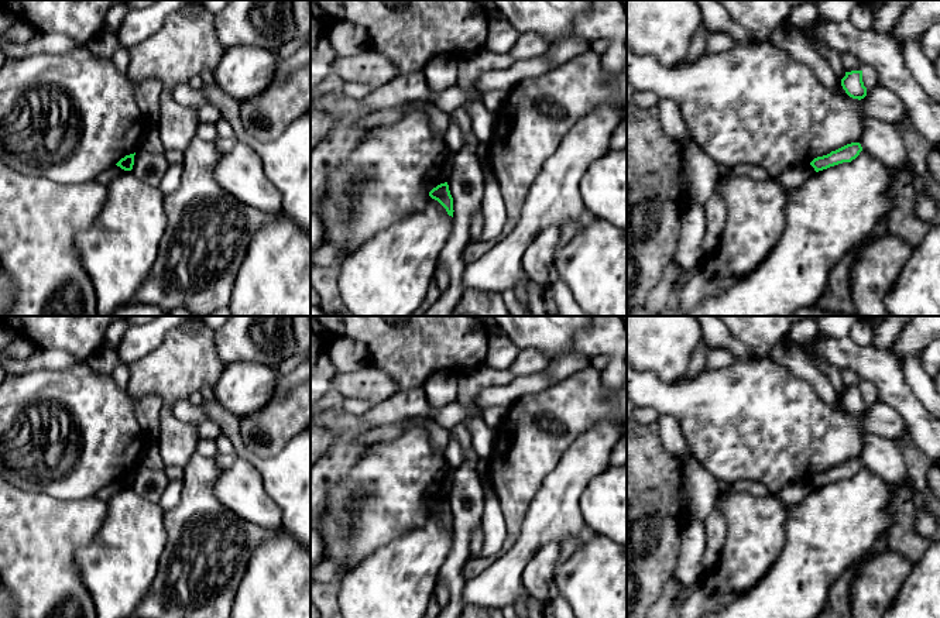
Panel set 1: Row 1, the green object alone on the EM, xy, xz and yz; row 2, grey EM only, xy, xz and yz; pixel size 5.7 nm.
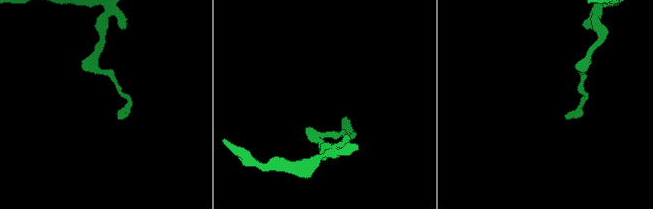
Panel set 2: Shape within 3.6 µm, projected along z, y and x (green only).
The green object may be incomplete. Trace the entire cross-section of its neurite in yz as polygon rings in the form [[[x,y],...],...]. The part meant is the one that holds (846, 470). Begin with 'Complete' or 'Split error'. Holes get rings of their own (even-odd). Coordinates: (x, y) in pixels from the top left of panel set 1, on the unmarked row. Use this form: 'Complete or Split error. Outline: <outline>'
Complete. Outline: [[[851,459],[836,467],[831,467],[827,471],[814,474],[810,481],[814,484],[816,488],[819,488],[843,478],[851,478],[860,471],[861,467],[862,463],[860,459]]]

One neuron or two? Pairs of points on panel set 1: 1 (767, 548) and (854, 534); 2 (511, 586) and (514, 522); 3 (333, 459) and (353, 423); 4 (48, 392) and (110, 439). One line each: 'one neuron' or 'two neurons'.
1: two neurons
2: two neurons
3: one neuron
4: one neuron

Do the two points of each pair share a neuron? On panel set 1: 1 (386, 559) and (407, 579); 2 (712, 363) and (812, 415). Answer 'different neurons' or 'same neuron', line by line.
1: same neuron
2: different neurons

